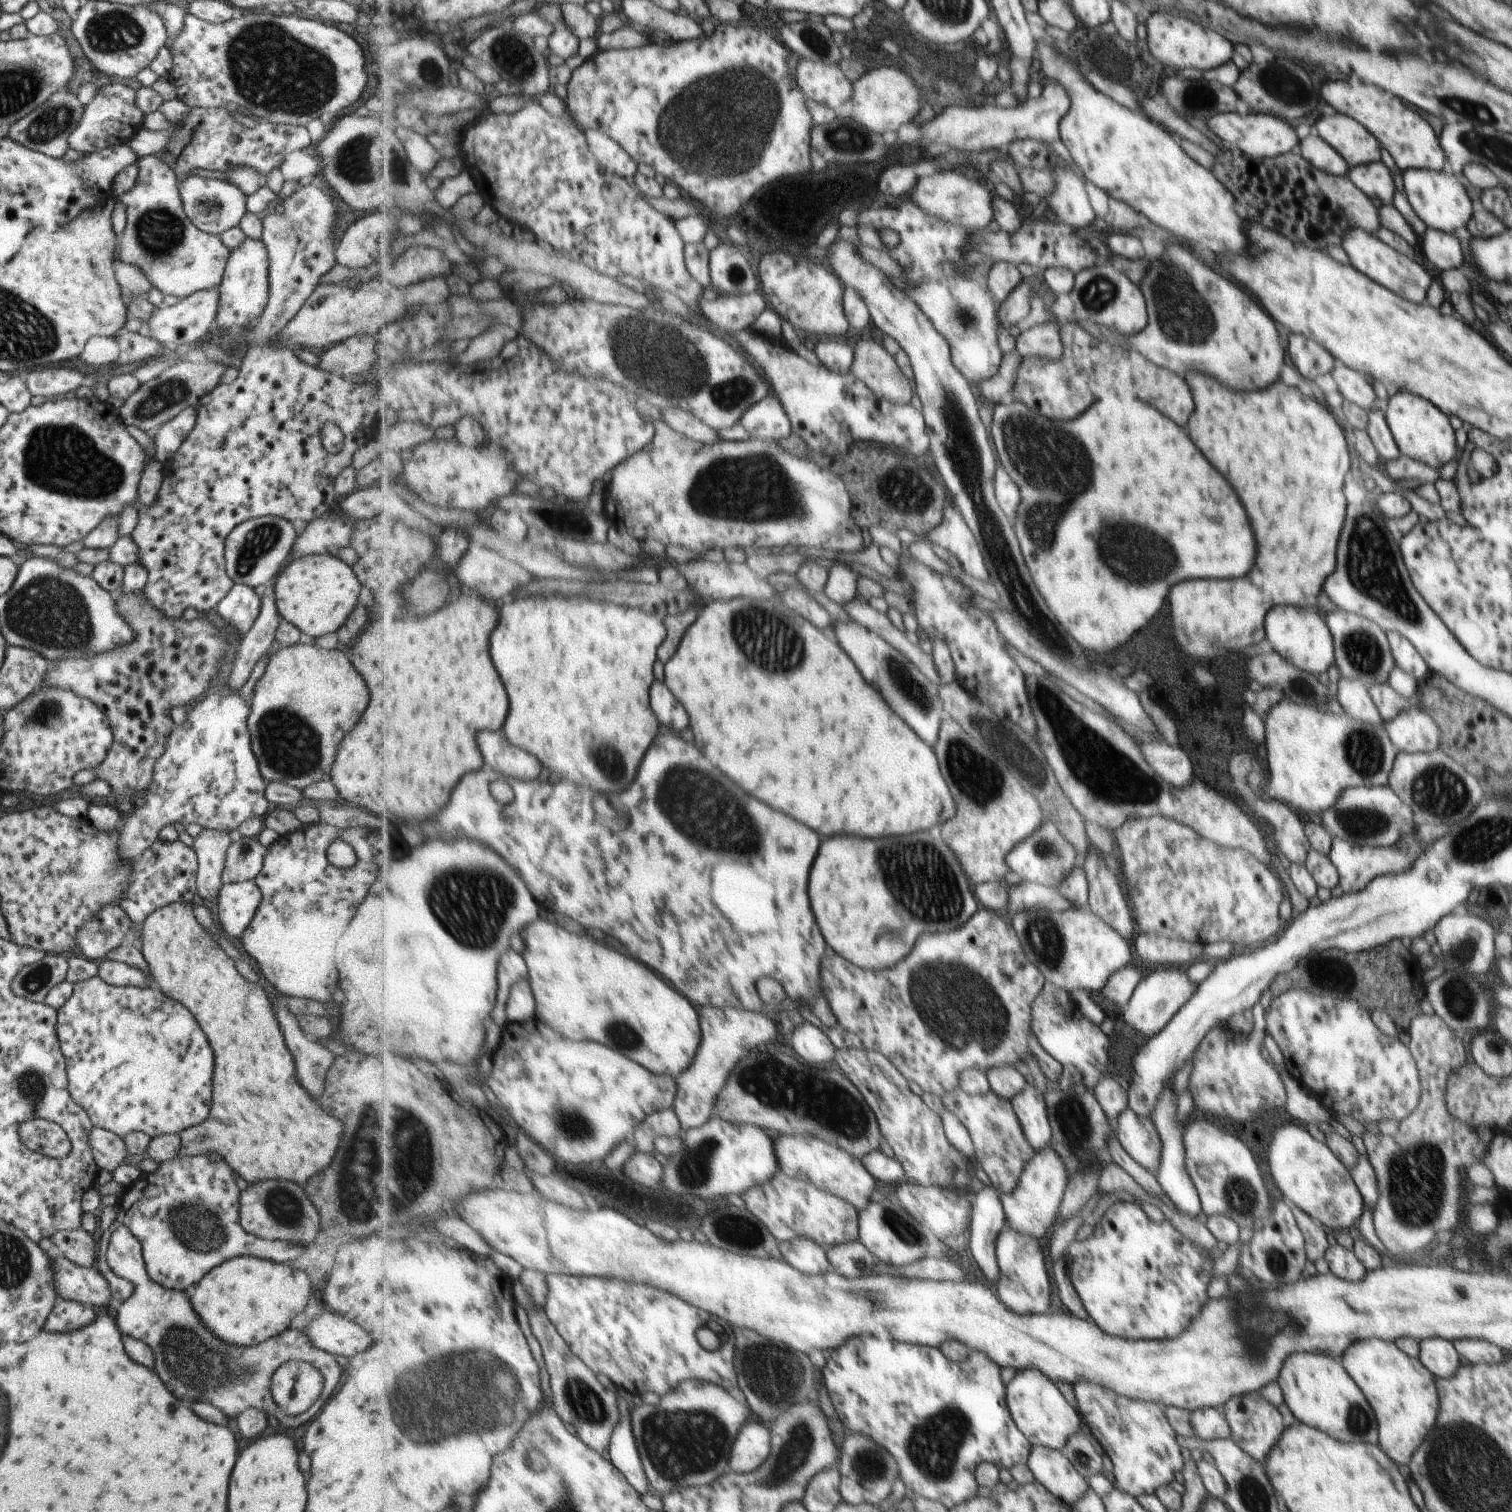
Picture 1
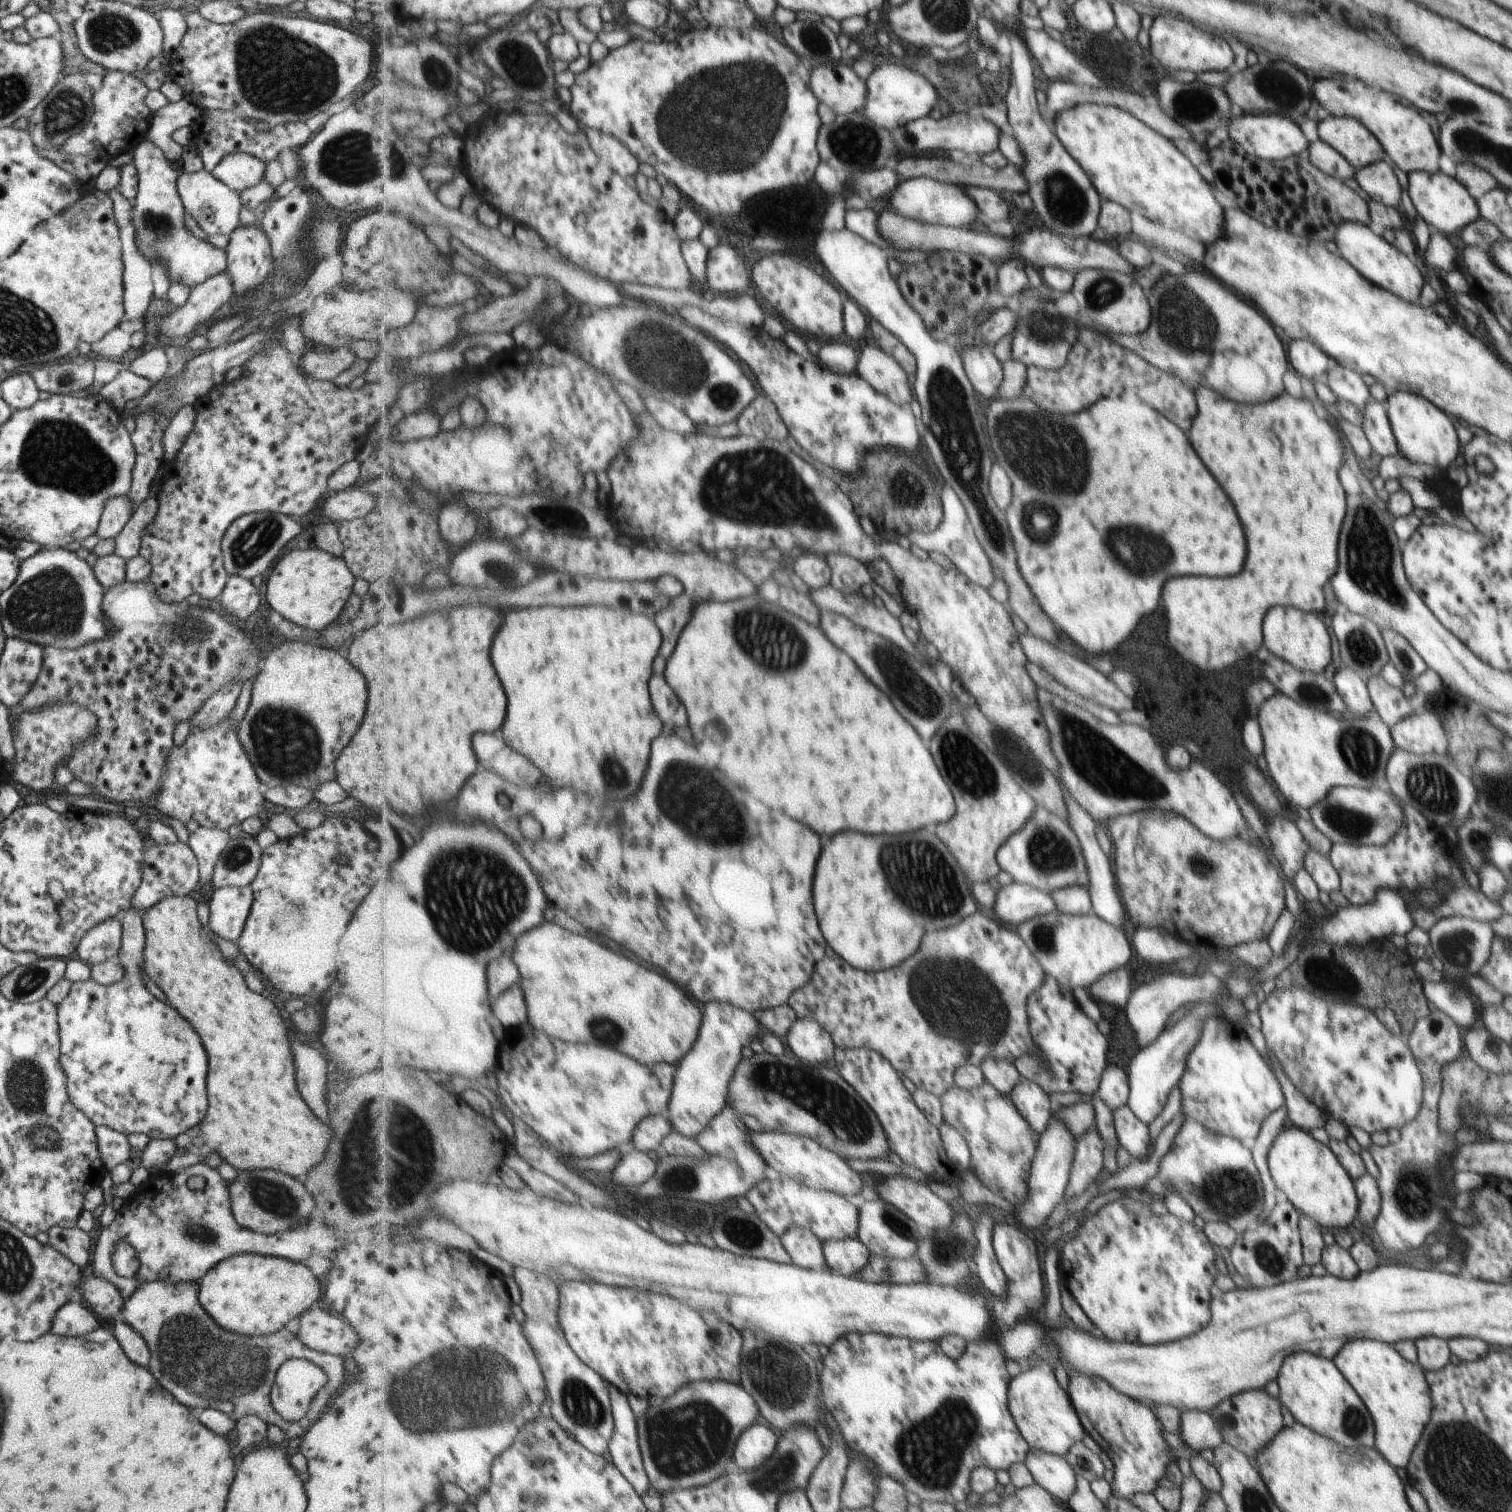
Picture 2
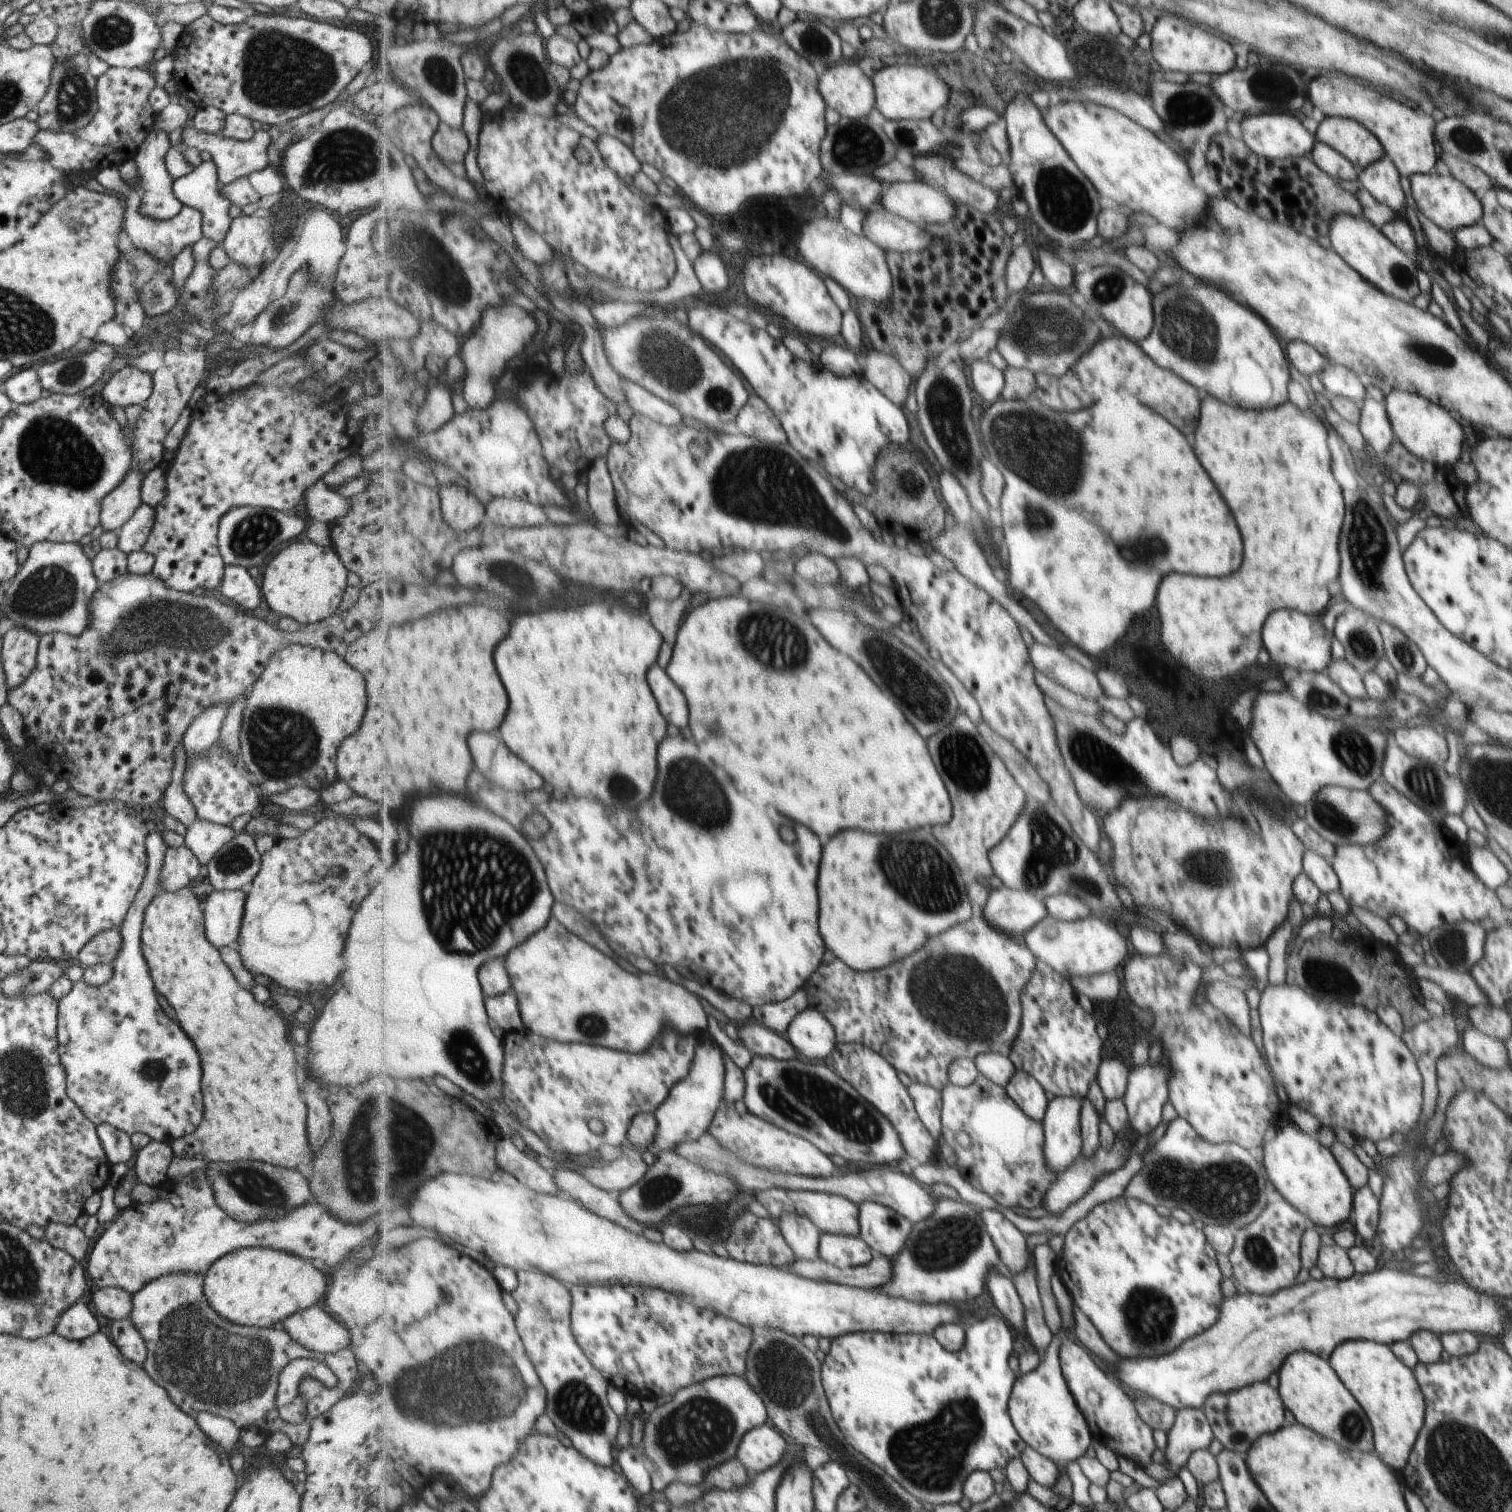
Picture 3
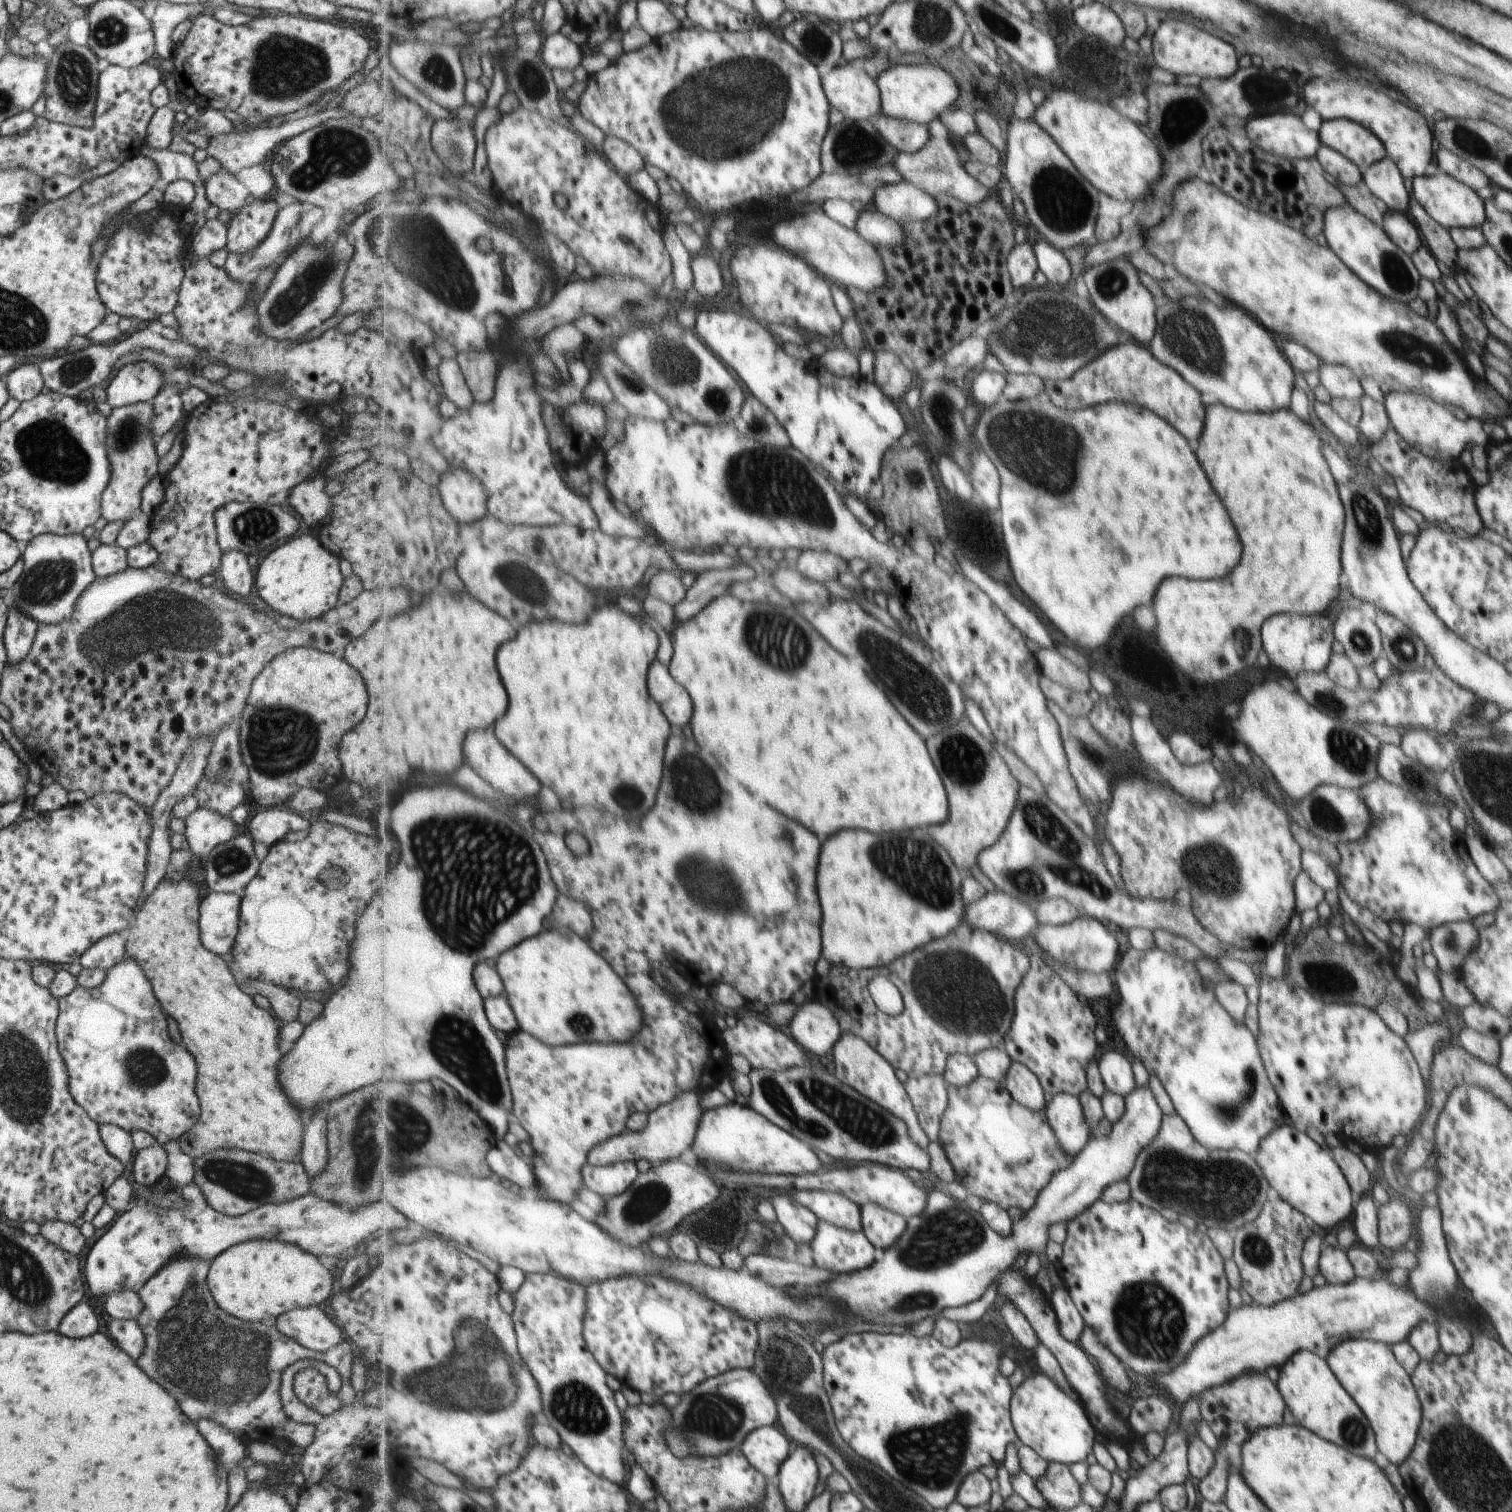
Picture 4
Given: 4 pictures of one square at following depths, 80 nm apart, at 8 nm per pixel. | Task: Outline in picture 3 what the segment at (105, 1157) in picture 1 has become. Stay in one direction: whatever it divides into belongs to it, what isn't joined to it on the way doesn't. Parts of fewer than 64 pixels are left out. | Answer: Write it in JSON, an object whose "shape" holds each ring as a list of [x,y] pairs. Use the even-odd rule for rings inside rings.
{"shape":[[[107,1123],[98,1124],[95,1127],[108,1162],[111,1165],[115,1163],[125,1164],[131,1158],[133,1149],[130,1143],[130,1135]]]}

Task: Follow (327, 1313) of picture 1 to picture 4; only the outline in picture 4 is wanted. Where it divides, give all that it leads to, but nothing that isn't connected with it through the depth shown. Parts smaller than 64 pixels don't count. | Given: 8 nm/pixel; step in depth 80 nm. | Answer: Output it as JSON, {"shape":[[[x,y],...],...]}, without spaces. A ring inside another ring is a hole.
{"shape":[[[315,1305],[296,1306],[285,1314],[279,1314],[271,1325],[283,1336],[312,1351],[325,1352],[339,1341],[346,1340],[341,1337],[341,1330],[338,1326],[331,1323]]]}

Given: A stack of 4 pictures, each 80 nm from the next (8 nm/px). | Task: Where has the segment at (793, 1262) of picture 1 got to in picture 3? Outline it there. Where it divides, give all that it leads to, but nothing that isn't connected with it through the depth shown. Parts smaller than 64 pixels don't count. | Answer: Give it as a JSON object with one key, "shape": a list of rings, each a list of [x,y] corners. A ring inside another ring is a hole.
{"shape":[[[785,1213],[777,1225],[794,1250],[797,1260],[821,1260],[819,1254],[821,1232],[810,1218],[797,1213]]]}

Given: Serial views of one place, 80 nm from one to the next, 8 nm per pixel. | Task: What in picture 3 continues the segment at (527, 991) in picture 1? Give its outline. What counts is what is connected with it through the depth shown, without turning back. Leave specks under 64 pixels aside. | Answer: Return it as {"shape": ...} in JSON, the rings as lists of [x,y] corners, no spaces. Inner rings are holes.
{"shape":[[[509,990],[504,995],[486,997],[486,1009],[489,1013],[492,1024],[497,1024],[503,1030],[523,1030],[523,1022],[521,1022],[521,1014],[519,1014],[518,1000],[516,994]]]}

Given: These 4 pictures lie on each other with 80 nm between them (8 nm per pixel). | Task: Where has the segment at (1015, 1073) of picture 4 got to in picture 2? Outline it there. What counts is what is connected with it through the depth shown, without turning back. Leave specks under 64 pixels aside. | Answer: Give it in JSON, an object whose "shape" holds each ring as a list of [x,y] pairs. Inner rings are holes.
{"shape":[[[1023,1078],[1010,1094],[1019,1112],[1028,1120],[1040,1138],[1049,1126],[1052,1116],[1052,1103],[1049,1102],[1048,1096],[1048,1092],[1039,1083]]]}

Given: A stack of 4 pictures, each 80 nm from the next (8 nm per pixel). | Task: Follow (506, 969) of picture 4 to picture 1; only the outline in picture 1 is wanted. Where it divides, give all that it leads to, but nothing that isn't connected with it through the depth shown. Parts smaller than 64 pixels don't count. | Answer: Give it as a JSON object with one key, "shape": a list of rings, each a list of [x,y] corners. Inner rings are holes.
{"shape":[[[539,920],[539,922],[531,922],[531,926],[527,926],[527,930],[523,930],[523,934],[521,934],[522,942],[524,943],[524,949],[522,950],[522,957],[525,959],[526,965],[528,966],[528,978],[533,996],[536,998],[536,1009],[535,1009],[535,1016],[537,1016],[537,1020],[541,1020],[541,1022],[545,1022],[547,1026],[551,1026],[551,1028],[555,1028],[561,1036],[569,1036],[569,1038],[575,1038],[577,1034],[585,1034],[587,1038],[581,1038],[583,1039],[589,1039],[593,1041],[600,1042],[601,1044],[604,1044],[605,1046],[610,1046],[611,1048],[614,1048],[616,1051],[619,1051],[621,1054],[627,1055],[631,1060],[634,1060],[635,1062],[638,1062],[641,1064],[641,1066],[647,1067],[651,1072],[654,1073],[669,1073],[674,1076],[674,1078],[677,1078],[678,1074],[681,1074],[691,1063],[694,1063],[694,1058],[698,1055],[698,1048],[701,1046],[701,1027],[699,1026],[699,1014],[697,1014],[697,1010],[691,1006],[691,1002],[681,994],[681,992],[677,992],[675,988],[671,988],[669,986],[669,982],[665,982],[659,974],[655,974],[649,966],[645,966],[643,962],[637,962],[635,958],[629,958],[629,956],[625,956],[625,954],[621,954],[619,950],[613,950],[613,948],[609,948],[609,946],[603,946],[601,942],[597,942],[595,938],[591,938],[591,936],[587,936],[587,934],[573,934],[573,932],[567,932],[565,928],[561,928],[561,926],[557,926],[557,924],[553,924],[553,922],[547,922],[547,920]]]}

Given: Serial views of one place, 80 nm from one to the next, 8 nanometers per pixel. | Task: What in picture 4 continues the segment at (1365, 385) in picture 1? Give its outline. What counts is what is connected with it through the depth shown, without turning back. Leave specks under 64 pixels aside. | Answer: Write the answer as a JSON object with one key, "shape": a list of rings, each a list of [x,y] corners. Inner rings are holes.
{"shape":[[[1320,363],[1318,382],[1331,397],[1359,401],[1360,396],[1364,394],[1358,377],[1350,369],[1341,365]]]}

